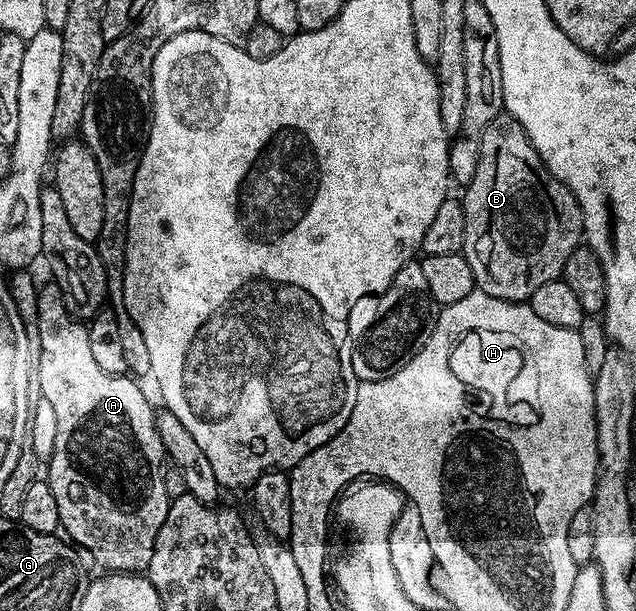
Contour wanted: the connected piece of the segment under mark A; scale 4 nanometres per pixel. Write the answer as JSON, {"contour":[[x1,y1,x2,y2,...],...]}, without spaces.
{"contour":[[48,284,47,287,42,287,39,290,37,332,39,333,37,390,42,398,49,400,50,406,53,407,53,413,57,415,57,440,53,444,51,457,46,459,45,462,45,481,49,484,49,488,53,488,53,496,57,499,57,512,59,513,59,525,62,533,80,551,82,551,81,549,88,550,91,553,92,560,97,565,104,566,102,568,104,571,118,572,120,574,137,574,146,571,147,565,153,560,153,548,157,544,157,532,161,532,161,524,165,524,165,516,171,507,171,499,167,497,165,492,165,480,163,479,165,455,163,453,163,445,161,444,161,436,157,436,153,405,151,406,150,400,143,395,143,390,139,387,142,385,134,377,109,376,109,372,101,372,97,359,93,357,93,352,89,348,89,332,86,325,80,319,73,317,69,312,69,308,65,308,63,293,54,284]]}

